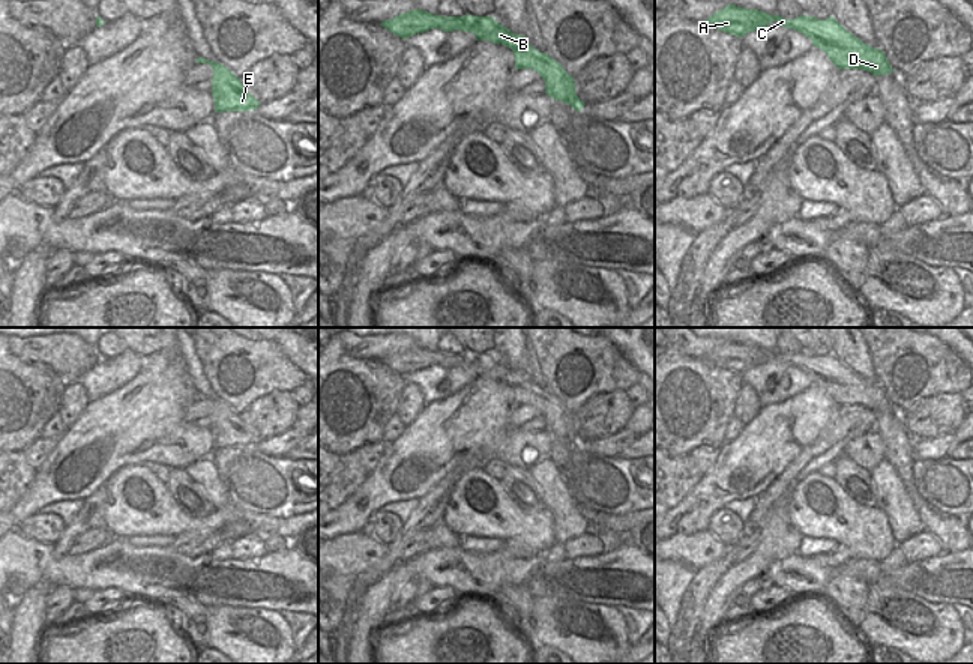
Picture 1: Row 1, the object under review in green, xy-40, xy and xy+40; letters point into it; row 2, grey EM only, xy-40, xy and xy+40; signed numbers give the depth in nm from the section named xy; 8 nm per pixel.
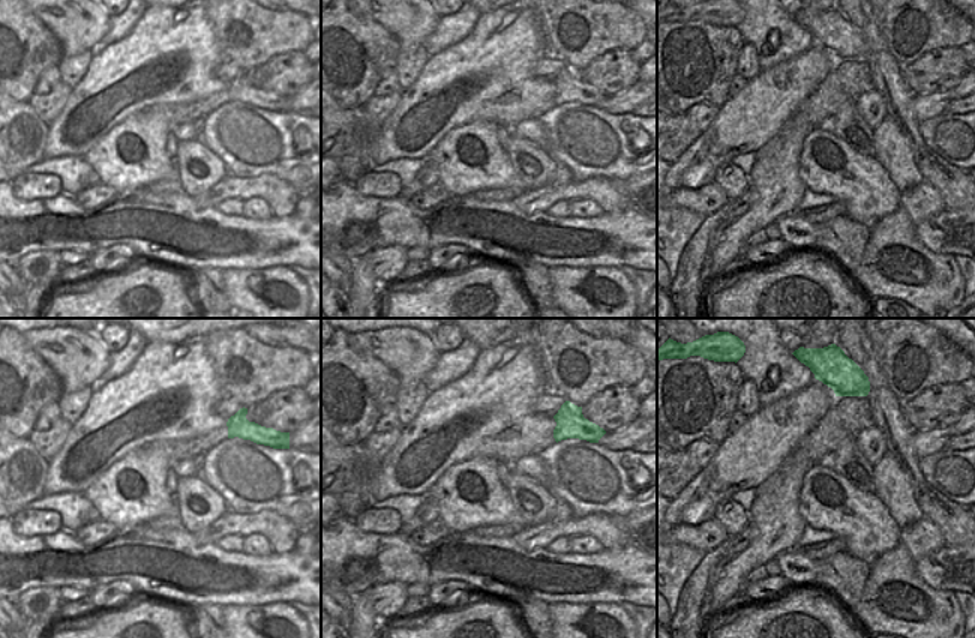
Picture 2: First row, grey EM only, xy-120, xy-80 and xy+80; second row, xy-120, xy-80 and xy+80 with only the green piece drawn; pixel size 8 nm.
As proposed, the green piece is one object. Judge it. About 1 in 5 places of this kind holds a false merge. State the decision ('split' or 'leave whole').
leave whole

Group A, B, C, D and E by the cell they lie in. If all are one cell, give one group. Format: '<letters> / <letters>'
A B C D E

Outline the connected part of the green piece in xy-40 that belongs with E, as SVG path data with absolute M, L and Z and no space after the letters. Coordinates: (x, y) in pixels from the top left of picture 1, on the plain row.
M198 394L195 400L207 400L213 406L210 428L215 437L215 449L251 448L260 442L260 439L245 427L240 416L224 401L201 394Z

